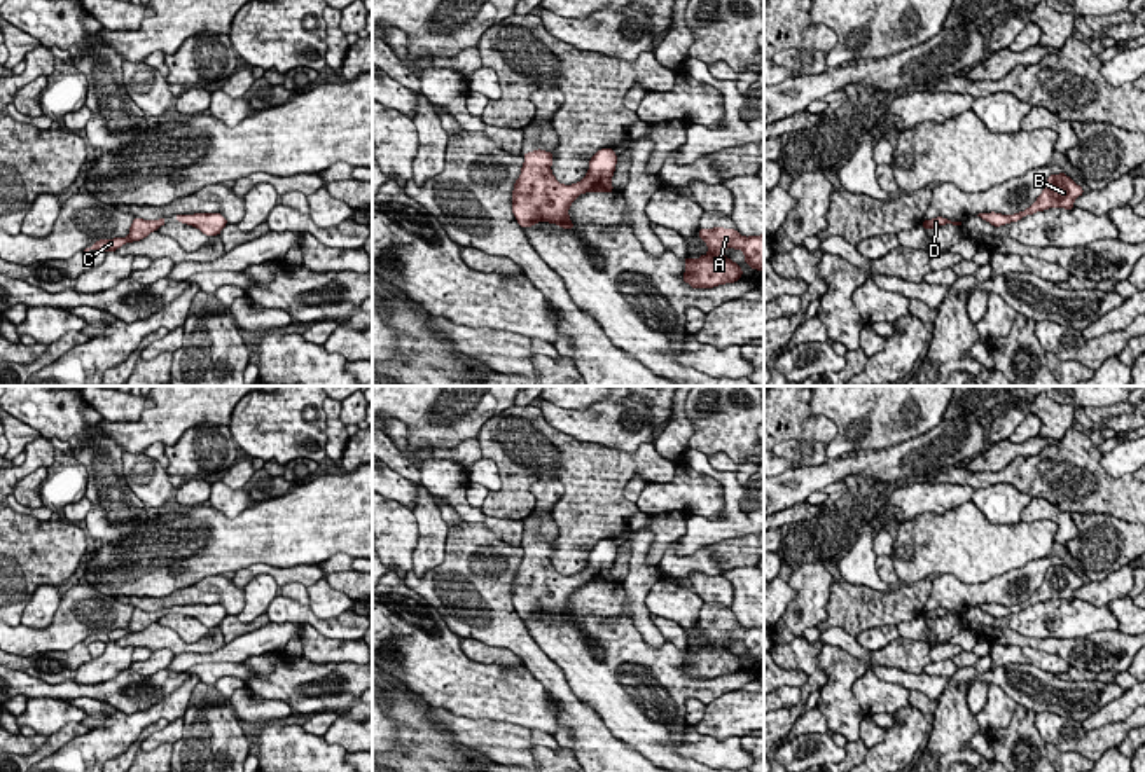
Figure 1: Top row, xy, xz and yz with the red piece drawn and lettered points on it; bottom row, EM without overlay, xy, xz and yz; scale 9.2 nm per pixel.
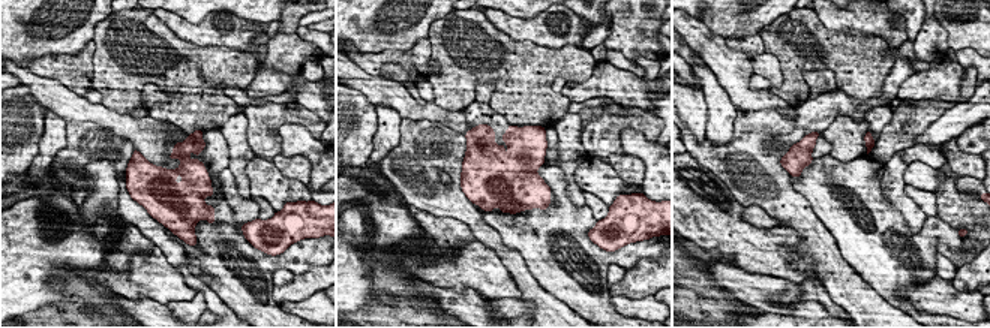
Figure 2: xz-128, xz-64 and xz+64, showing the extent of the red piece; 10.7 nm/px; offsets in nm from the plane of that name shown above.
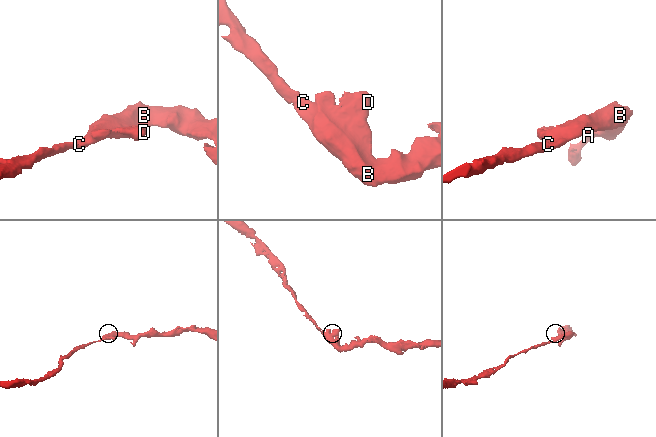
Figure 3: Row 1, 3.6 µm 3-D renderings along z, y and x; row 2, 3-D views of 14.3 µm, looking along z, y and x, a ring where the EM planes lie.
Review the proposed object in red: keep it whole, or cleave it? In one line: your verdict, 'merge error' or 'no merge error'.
no merge error

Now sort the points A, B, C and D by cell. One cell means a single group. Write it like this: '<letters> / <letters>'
A B C D

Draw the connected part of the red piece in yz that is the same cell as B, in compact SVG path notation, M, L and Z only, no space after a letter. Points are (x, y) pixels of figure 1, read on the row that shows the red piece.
M1065 173L1051 175L1045 182L1045 187L1042 194L1037 197L1037 201L1026 208L1024 211L1014 213L1014 215L1002 215L1002 213L979 213L982 220L989 222L995 227L1017 222L1026 215L1033 215L1037 211L1044 211L1049 208L1065 208L1072 210L1073 201L1084 194L1084 189L1077 185L1070 176Z

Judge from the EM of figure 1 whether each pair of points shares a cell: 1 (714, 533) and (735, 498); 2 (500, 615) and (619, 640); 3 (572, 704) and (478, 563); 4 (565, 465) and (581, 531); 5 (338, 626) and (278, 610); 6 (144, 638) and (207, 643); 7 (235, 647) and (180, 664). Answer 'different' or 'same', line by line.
1: same
2: different
3: same
4: same
5: same
6: same
7: same

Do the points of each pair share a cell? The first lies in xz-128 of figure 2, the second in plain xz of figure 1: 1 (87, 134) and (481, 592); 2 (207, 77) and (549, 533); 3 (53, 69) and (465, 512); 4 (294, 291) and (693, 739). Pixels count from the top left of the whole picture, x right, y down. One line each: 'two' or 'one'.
1: one
2: two
3: two
4: two

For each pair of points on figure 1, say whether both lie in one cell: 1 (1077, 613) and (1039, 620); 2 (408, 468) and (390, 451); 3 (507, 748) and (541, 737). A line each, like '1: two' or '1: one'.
1: one
2: one
3: two

